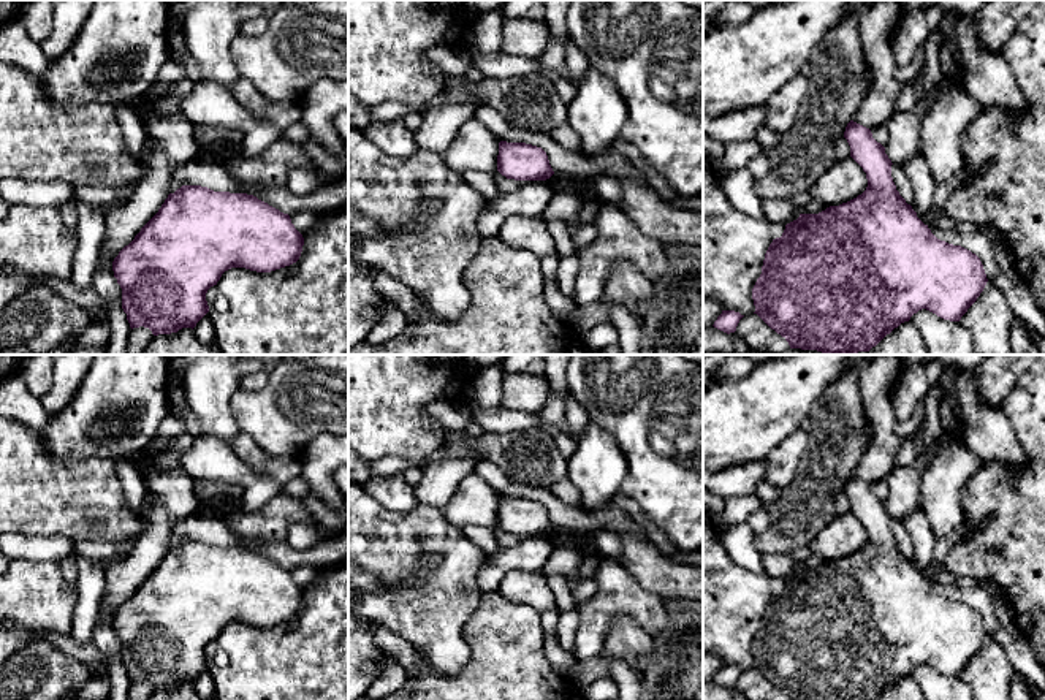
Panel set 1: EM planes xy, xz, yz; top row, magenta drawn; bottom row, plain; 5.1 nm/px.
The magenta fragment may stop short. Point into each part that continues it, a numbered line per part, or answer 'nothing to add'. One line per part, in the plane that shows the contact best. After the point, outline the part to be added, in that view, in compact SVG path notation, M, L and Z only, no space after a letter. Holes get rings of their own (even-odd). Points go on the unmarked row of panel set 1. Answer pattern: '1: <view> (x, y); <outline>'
nothing to add

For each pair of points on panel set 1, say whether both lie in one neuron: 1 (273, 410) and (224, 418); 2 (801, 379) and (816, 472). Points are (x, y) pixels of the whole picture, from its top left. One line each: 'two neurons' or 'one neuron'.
1: two neurons
2: two neurons

